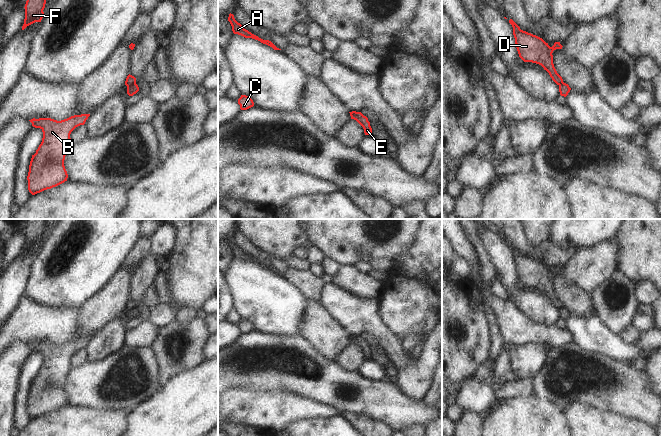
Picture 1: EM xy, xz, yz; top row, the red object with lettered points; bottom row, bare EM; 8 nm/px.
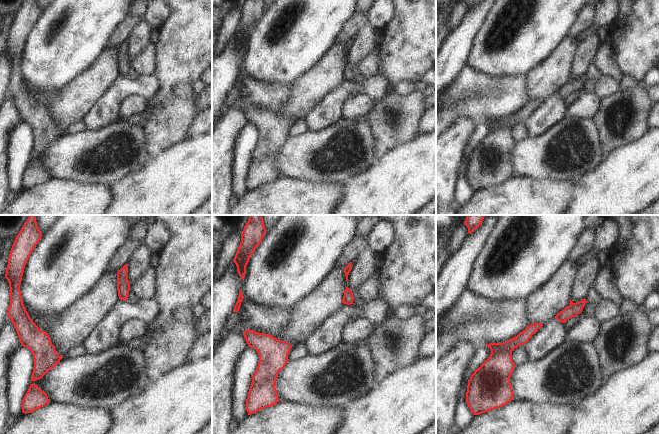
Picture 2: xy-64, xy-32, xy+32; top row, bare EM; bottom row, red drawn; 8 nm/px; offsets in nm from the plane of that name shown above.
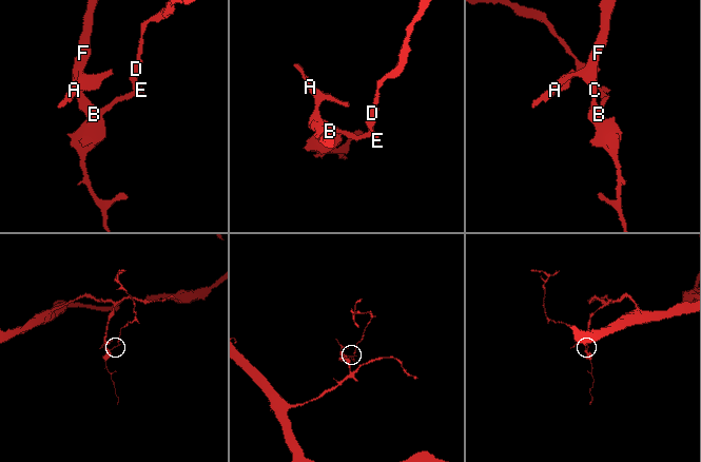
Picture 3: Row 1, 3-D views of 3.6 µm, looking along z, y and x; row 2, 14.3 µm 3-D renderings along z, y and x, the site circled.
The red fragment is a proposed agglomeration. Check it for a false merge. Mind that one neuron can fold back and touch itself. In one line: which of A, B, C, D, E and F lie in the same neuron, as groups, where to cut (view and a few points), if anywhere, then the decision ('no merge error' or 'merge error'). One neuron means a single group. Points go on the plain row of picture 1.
A B C E F / D | xy (135, 307), (127, 310) | merge error

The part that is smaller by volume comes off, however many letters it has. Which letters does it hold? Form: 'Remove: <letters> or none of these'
Remove: D

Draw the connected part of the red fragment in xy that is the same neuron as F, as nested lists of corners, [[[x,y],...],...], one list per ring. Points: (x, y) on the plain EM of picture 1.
[[[28,219],[25,228],[25,243],[22,250],[24,254],[27,250],[35,247],[41,246],[44,240],[44,232],[46,228],[46,219]]]

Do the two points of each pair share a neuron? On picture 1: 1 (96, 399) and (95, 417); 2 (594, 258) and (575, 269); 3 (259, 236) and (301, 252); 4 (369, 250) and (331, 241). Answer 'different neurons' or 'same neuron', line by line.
1: different neurons
2: same neuron
3: different neurons
4: same neuron

